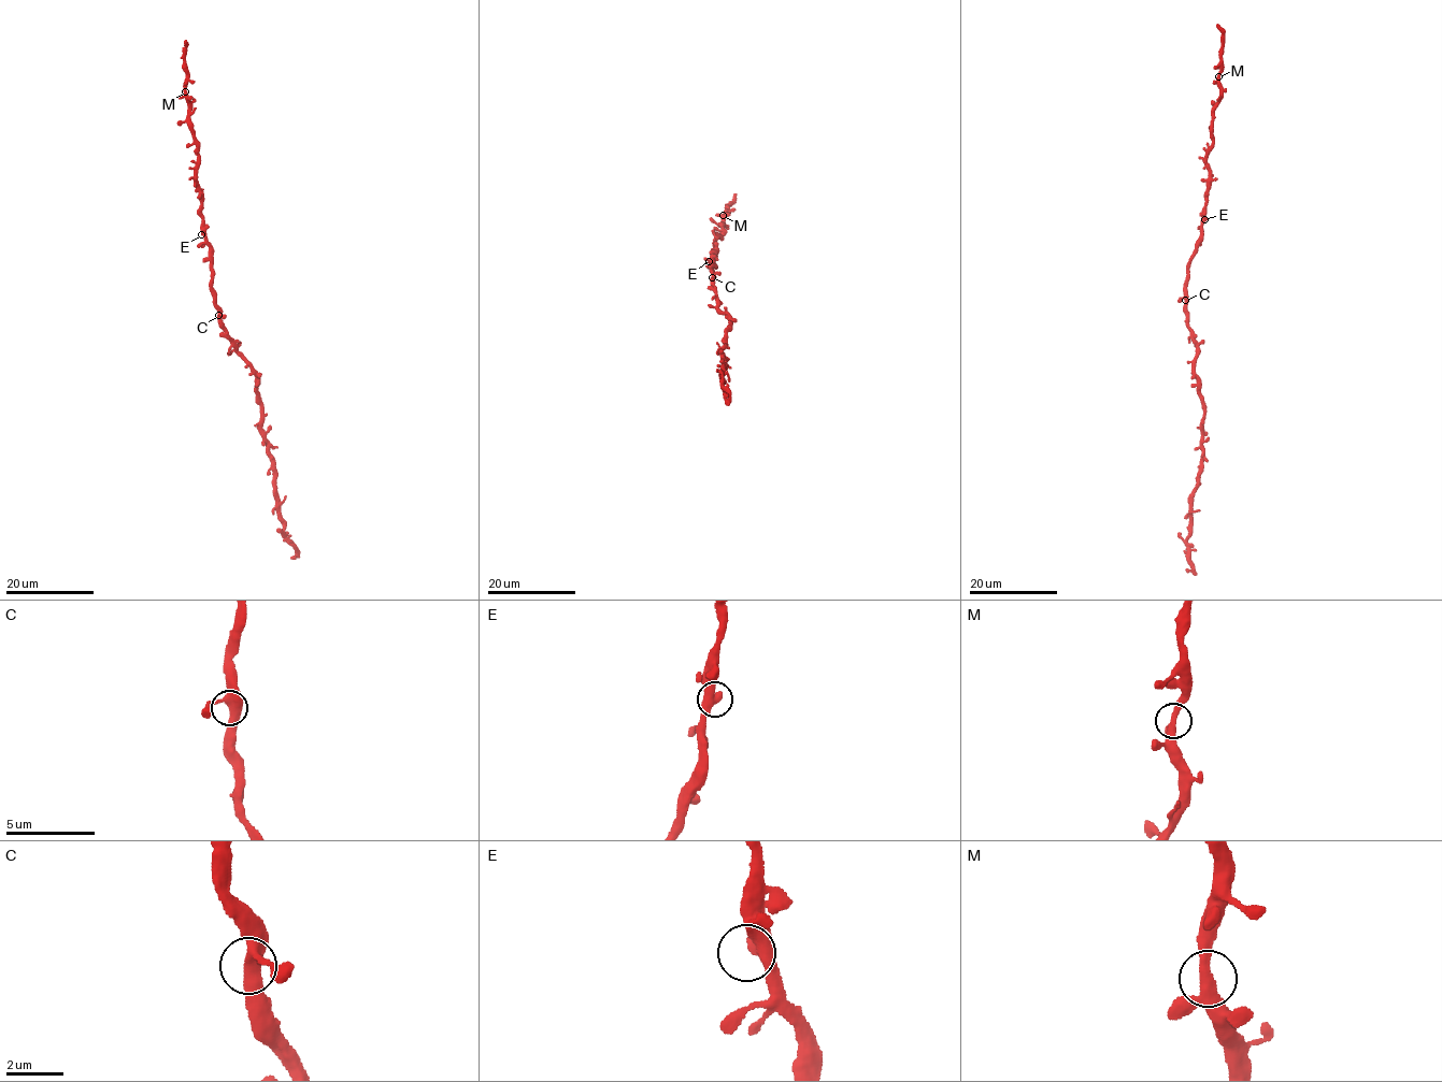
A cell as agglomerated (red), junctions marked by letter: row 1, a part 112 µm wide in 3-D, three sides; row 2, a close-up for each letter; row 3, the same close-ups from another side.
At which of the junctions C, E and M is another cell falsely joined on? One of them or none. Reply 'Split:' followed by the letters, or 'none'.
Split: none

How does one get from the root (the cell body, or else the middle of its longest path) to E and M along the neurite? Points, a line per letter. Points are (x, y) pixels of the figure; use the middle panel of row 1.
E: (713, 279), (711, 268), (715, 263), (709, 261)
M: (713, 279), (713, 254), (717, 247), (716, 239), (725, 231), (720, 226), (725, 219), (723, 215)

